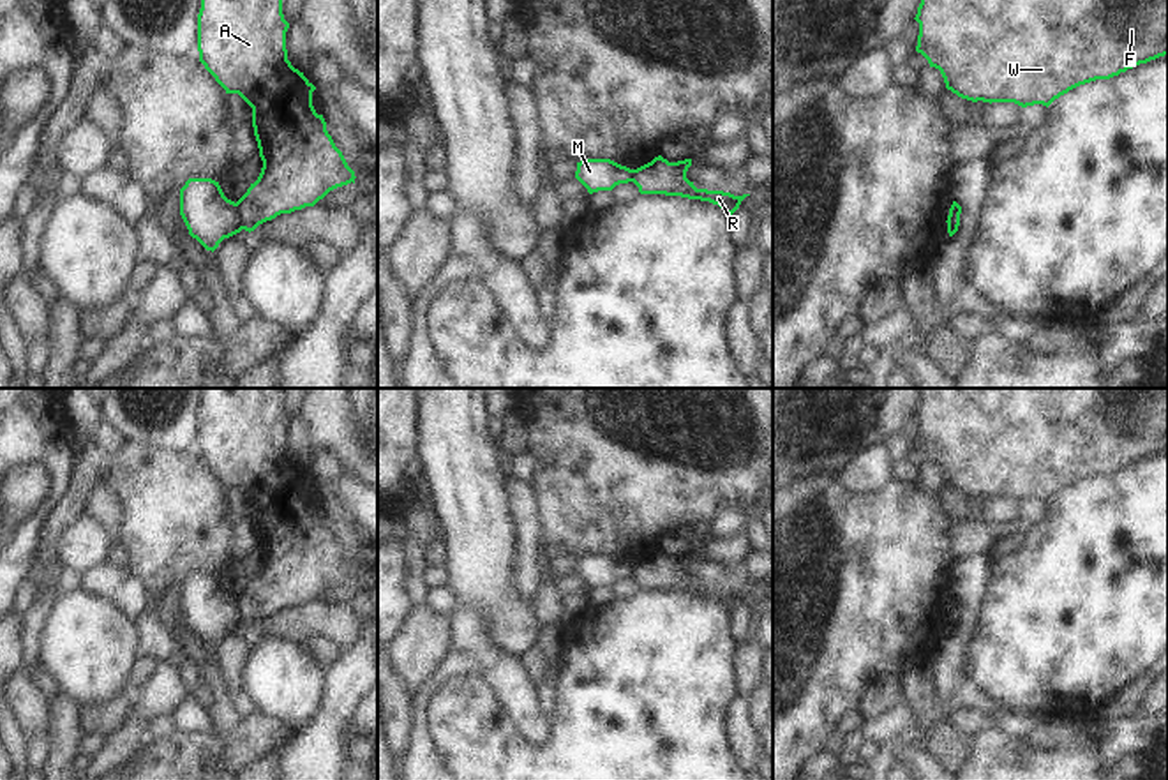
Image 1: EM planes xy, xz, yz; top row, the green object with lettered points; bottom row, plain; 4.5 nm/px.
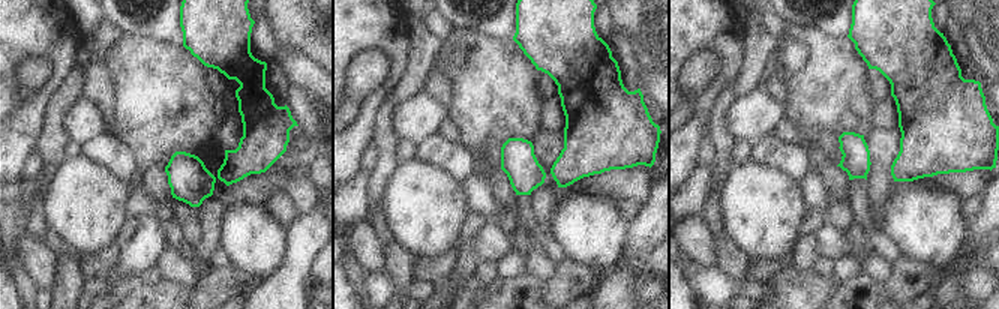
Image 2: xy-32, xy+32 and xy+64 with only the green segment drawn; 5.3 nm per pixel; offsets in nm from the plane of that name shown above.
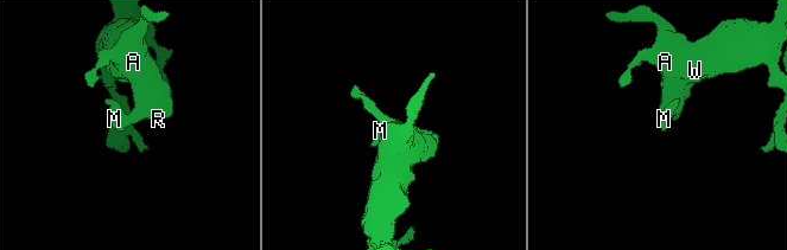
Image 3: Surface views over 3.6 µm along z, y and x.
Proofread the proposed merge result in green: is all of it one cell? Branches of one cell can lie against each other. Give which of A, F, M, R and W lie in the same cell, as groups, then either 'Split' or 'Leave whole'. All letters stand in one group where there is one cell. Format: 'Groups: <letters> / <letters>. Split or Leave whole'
Groups: A F R W / M. Split.

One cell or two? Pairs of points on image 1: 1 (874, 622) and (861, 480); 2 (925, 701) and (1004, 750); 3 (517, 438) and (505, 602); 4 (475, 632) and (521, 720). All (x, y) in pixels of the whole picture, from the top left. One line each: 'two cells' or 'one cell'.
1: two cells
2: two cells
3: two cells
4: one cell

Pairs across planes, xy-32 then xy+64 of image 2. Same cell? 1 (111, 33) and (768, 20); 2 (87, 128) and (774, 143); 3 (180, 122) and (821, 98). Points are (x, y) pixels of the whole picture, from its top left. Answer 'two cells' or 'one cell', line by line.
1: one cell
2: two cells
3: one cell

